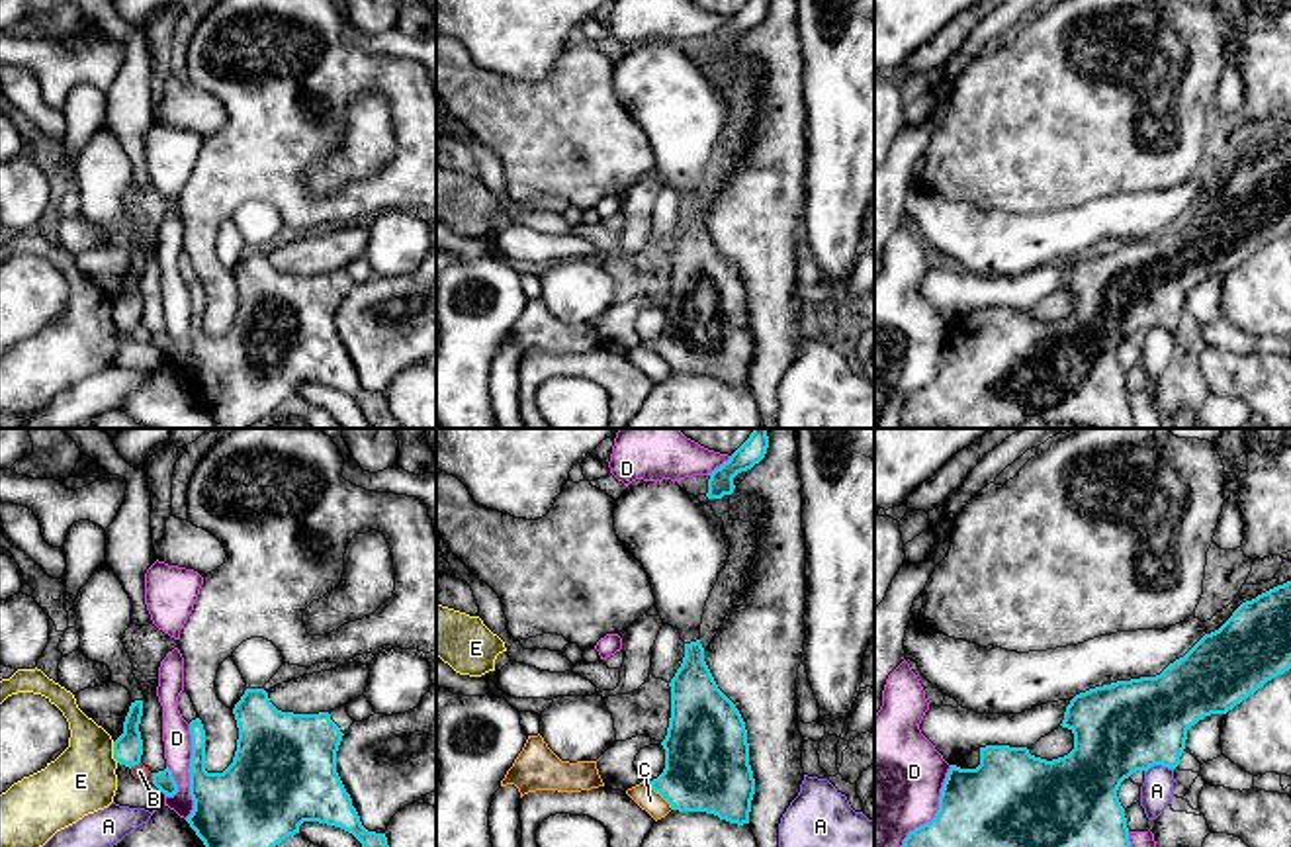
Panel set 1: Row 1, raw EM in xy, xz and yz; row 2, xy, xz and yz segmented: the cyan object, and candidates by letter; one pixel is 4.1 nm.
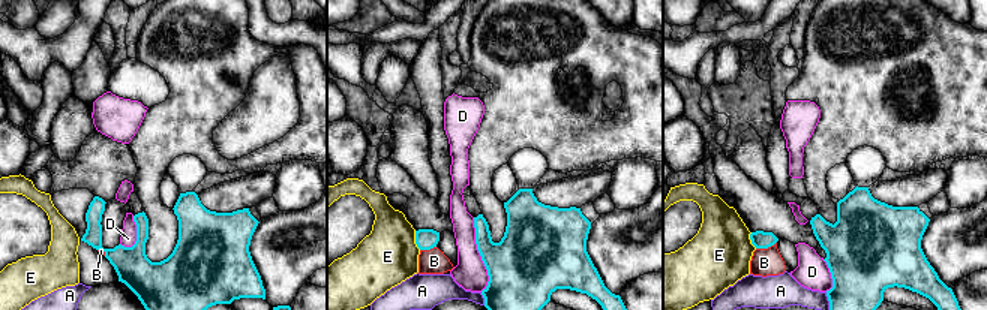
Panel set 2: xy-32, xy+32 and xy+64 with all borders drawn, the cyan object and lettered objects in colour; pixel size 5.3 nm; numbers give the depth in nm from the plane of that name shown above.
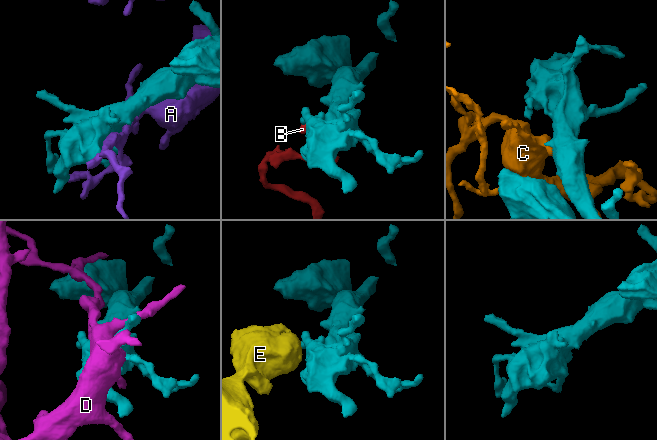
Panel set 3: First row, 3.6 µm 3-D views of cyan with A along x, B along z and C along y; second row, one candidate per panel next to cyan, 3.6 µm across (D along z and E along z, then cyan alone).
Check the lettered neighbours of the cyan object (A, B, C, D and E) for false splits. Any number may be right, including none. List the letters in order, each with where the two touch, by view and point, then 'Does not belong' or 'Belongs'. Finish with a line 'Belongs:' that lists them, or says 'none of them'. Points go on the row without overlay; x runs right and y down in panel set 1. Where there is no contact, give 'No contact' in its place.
A: Touches cyan at yz (1158, 325). Does not belong
B: Touches cyan at xy (133, 327). Does not belong
C: Touches cyan at xz (658, 353). Does not belong
D: Touches cyan at yz (934, 380). Does not belong
E: Touches cyan at xy (114, 313). Does not belong
Belongs: none of them

